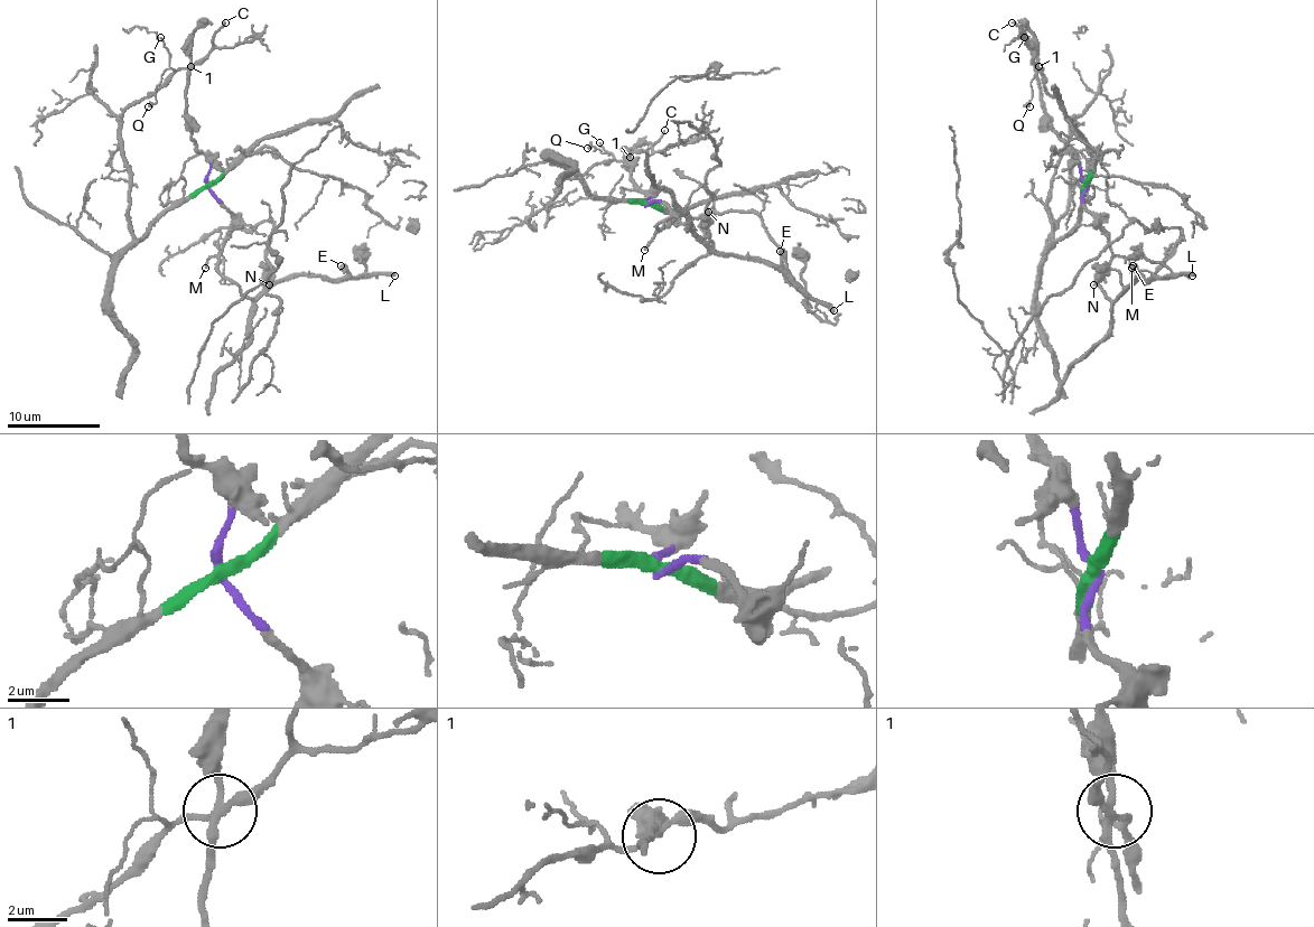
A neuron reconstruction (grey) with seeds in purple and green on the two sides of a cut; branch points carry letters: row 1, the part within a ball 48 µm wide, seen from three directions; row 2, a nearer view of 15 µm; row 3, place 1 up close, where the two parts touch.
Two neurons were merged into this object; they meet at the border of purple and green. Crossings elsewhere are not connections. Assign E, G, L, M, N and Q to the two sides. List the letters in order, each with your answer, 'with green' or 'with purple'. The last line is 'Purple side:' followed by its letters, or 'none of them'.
E: with purple
G: with green
L: with purple
M: with purple
N: with purple
Q: with green
Purple side: E, L, M, N

